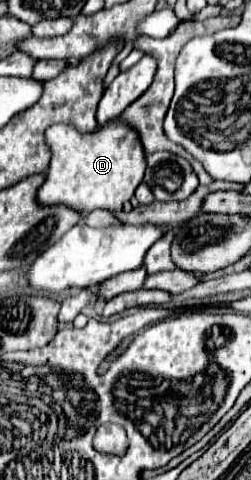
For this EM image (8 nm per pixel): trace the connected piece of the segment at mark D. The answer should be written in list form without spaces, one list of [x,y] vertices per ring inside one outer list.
[[[107,123],[93,133],[79,133],[71,125],[51,125],[45,131],[45,143],[51,149],[51,163],[45,183],[37,191],[37,201],[43,207],[65,205],[81,217],[95,209],[119,213],[143,181],[145,153],[137,133],[125,123]]]

